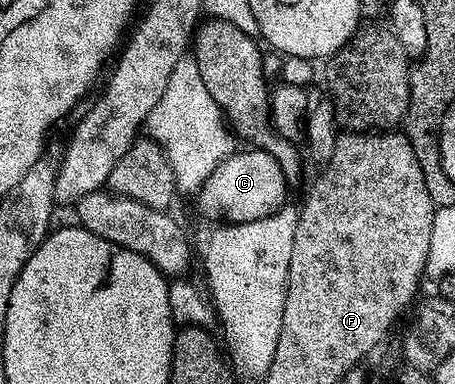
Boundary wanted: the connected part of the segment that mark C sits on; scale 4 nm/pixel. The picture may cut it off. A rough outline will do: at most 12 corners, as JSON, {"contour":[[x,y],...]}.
{"contour":[[234,151],[195,193],[209,220],[258,222],[284,209],[279,162]]}

